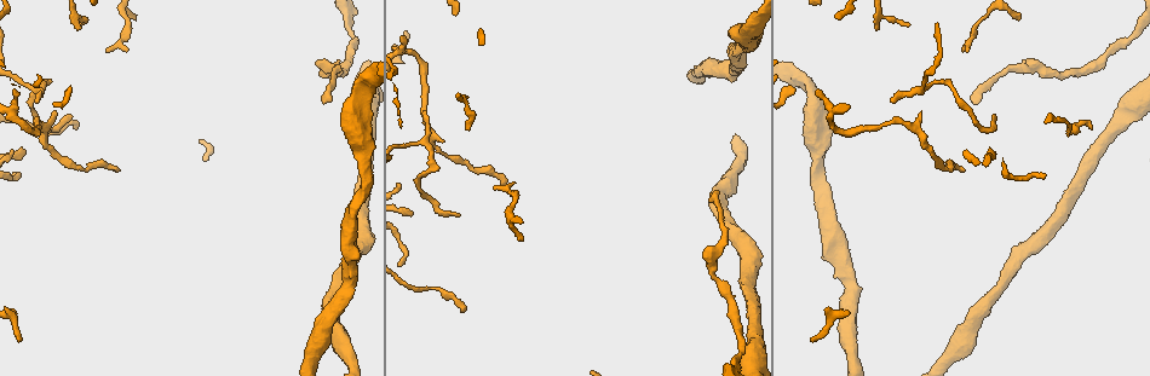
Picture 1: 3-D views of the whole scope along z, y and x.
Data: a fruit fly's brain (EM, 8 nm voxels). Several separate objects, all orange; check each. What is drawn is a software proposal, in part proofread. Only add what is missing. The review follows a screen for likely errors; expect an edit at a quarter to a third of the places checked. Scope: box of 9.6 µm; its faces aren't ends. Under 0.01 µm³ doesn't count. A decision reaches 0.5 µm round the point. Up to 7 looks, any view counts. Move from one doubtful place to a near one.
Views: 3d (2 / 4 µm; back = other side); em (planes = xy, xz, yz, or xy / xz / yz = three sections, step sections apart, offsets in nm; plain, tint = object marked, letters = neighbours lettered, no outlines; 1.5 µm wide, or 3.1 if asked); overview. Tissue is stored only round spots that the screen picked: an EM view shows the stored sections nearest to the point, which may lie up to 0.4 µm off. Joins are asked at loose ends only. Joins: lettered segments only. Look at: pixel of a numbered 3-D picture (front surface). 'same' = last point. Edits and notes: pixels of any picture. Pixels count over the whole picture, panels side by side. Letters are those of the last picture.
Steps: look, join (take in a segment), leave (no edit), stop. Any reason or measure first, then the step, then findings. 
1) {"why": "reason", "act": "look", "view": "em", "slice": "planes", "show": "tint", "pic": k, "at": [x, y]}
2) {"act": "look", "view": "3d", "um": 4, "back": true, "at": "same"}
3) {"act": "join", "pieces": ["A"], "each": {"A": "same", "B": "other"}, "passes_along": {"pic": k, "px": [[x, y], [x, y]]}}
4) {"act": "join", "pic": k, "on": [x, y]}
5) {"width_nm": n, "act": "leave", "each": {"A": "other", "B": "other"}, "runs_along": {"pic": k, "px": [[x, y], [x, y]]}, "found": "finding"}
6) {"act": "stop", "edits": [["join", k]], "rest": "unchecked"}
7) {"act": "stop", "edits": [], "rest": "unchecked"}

{"why": "thin end", "act": "look", "view": "3d", "um": 2, "pic": 1, "at": [962, 170]}

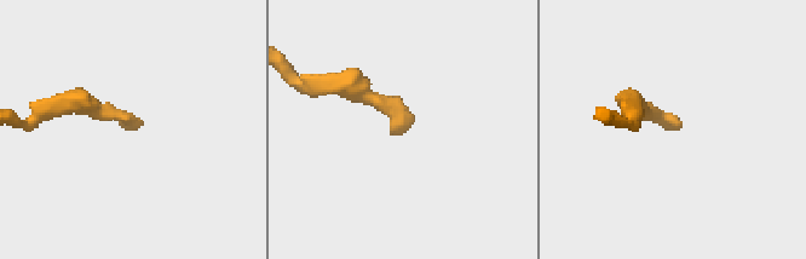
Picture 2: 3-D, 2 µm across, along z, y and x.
{"act": "look", "view": "em", "slice": "xy", "step": 8, "show": "letters", "pic": 2, "at": [393, 134]}

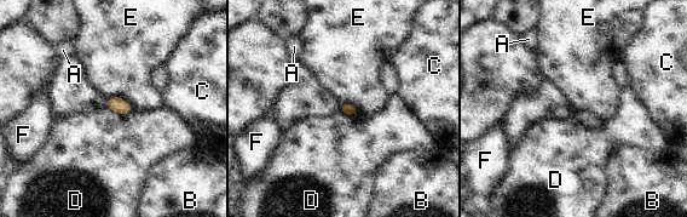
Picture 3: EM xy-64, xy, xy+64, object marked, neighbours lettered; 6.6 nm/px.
{"why": "another direction", "act": "look", "view": "em", "slice": "planes", "show": "letters", "at": "same"}

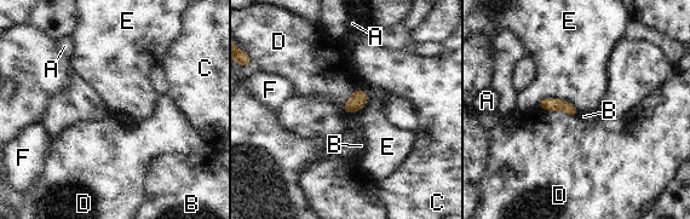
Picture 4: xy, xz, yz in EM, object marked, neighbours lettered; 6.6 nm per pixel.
{"longest_contact_nm": ["E", 300], "act": "leave", "each": {"A": "other", "B": "other", "C": "other", "D": "other", "E": "other", "F": "other"}, "found": "no lettered segment goes on from it"}

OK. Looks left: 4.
{"why": "free end", "act": "look", "view": "3d", "um": 2, "pic": 1, "at": [136, 18]}

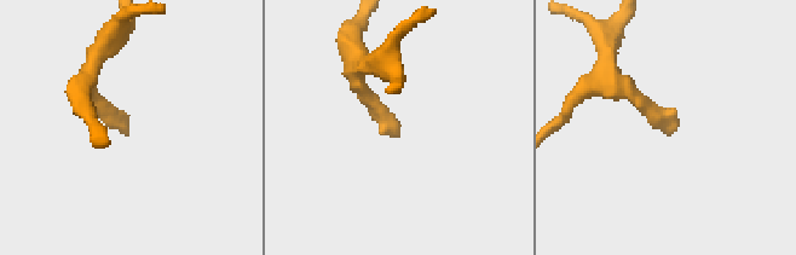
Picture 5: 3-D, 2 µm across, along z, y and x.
{"act": "look", "view": "em", "slice": "planes", "show": "letters", "pic": 5, "at": [127, 134]}

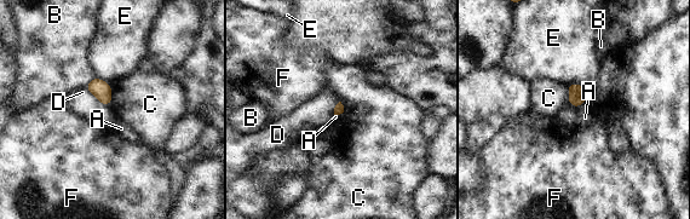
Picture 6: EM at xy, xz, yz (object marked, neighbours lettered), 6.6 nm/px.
{"act": "leave", "each": {"A": "other", "B": "other", "C": "other", "D": "other", "E": "other", "F": "other"}, "border": {"pic": 6, "px": [[85, 87], [103, 104], [109, 107]]}, "found": "none of them fits"}

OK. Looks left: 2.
{"act": "stop", "edits": [], "rest": "unchecked"}

